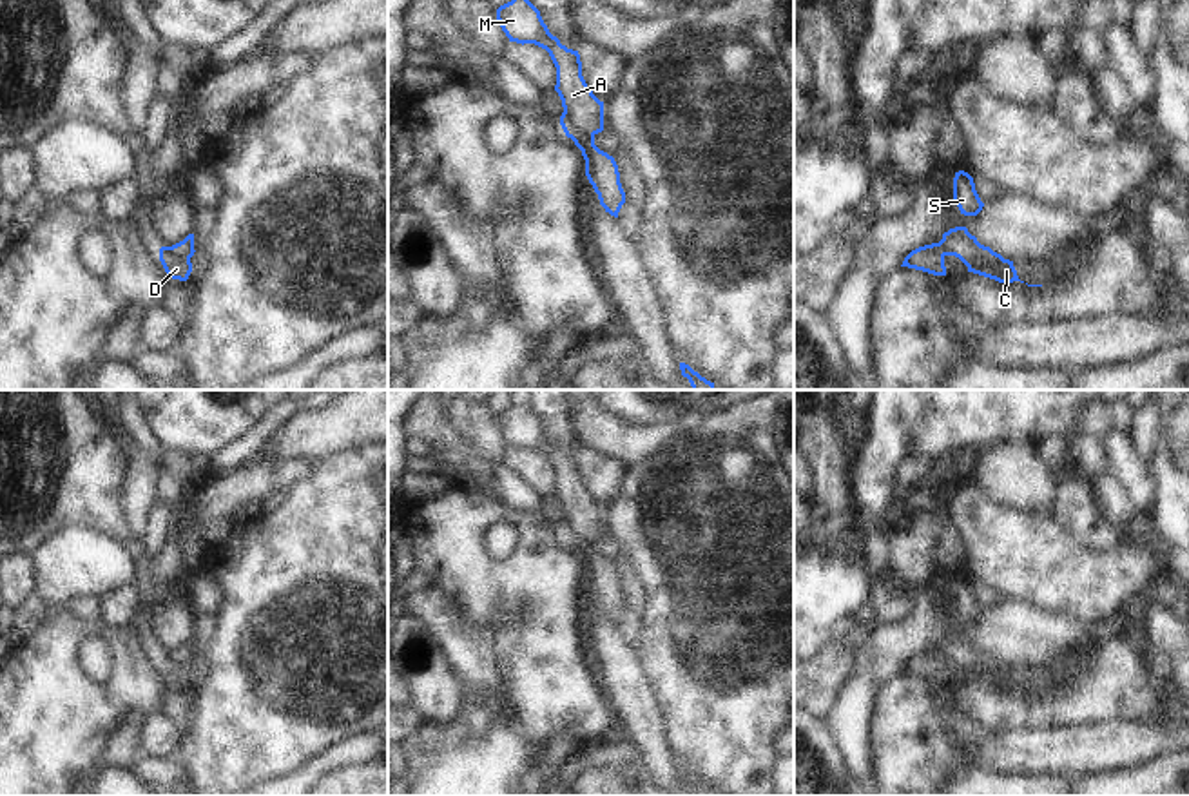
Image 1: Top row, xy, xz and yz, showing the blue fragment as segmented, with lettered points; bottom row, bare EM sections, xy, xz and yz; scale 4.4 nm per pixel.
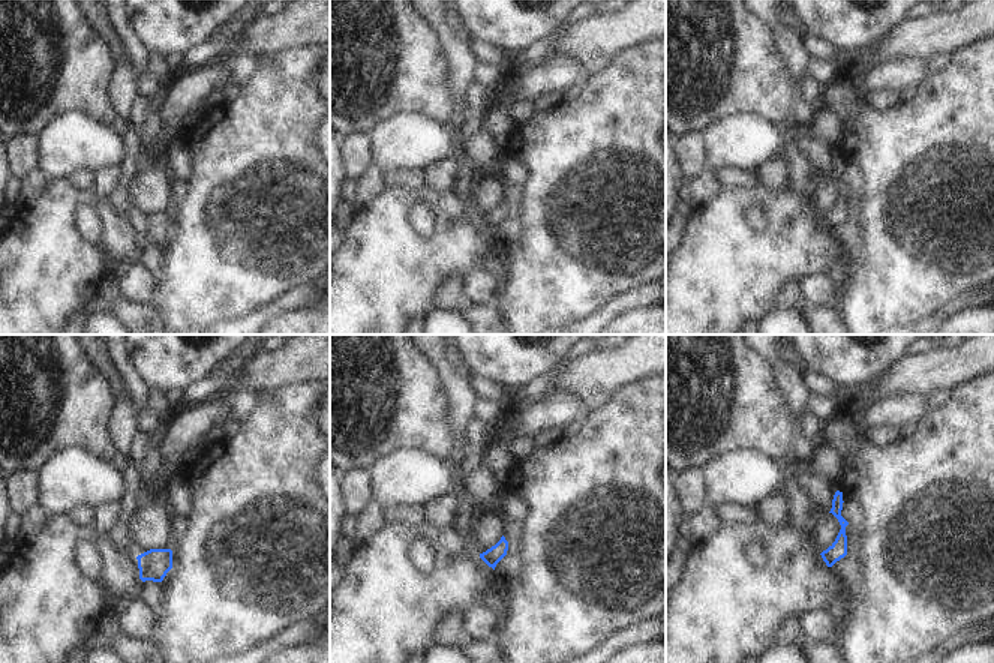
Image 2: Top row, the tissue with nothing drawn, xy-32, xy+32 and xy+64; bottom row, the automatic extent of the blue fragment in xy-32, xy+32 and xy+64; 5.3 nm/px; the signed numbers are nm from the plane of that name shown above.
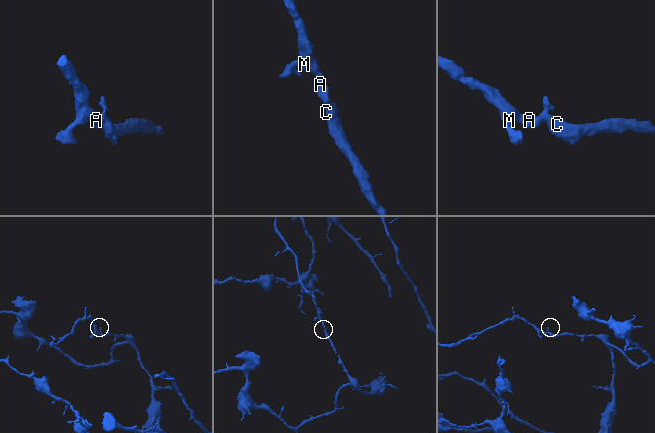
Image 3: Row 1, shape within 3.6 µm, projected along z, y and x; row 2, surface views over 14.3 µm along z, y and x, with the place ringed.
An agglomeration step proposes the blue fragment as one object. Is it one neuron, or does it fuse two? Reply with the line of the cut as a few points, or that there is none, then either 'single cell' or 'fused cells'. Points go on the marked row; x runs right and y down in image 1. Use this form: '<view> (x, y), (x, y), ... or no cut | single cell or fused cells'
no cut | single cell

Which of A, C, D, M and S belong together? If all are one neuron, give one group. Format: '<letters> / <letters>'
A C D M S

